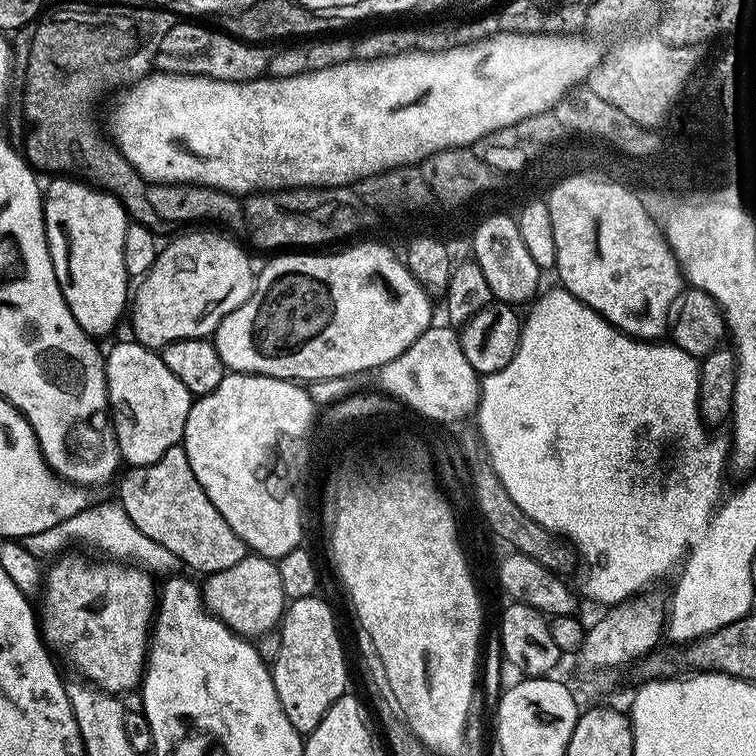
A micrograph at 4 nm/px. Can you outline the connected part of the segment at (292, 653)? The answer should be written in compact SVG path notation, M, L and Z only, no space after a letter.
M319 595L307 596L301 600L293 600L287 605L278 631L282 638L282 650L278 658L270 665L274 690L278 690L278 702L282 702L282 710L286 718L290 718L290 726L302 734L313 732L322 722L326 710L334 706L339 696L345 695L348 684L348 664L344 661L344 644L340 641L340 632L336 629L336 616L326 601Z

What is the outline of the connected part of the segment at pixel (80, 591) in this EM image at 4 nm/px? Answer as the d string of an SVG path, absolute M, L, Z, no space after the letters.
M70 554L61 555L59 558L53 559L47 565L46 571L42 576L42 595L40 600L40 608L38 604L38 623L42 633L42 639L49 649L61 661L65 660L68 664L73 664L78 671L81 672L83 679L91 685L95 685L102 691L109 694L125 694L133 691L141 683L144 666L148 663L148 645L150 643L150 625L154 619L154 584L152 588L153 577L147 571L141 570L136 566L129 566L124 562L104 562L108 564L99 564L96 560L87 560L84 556L68 556Z

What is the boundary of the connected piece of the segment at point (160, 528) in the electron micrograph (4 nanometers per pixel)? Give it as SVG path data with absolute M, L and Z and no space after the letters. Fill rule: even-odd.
M183 446L166 450L158 462L141 468L129 467L127 471L119 477L120 505L138 530L176 554L185 569L193 568L203 574L230 570L230 566L249 555L242 538L230 530L230 522L218 514L218 506L214 506L214 502L206 498L206 490L198 486L198 478L194 478L194 470L190 470L190 458L186 458Z

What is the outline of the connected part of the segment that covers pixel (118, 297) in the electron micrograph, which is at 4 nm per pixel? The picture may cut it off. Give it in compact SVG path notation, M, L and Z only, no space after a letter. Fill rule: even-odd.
M52 178L43 189L44 229L62 298L88 336L108 336L130 304L130 277L122 262L122 237L130 217L120 201L80 178Z

